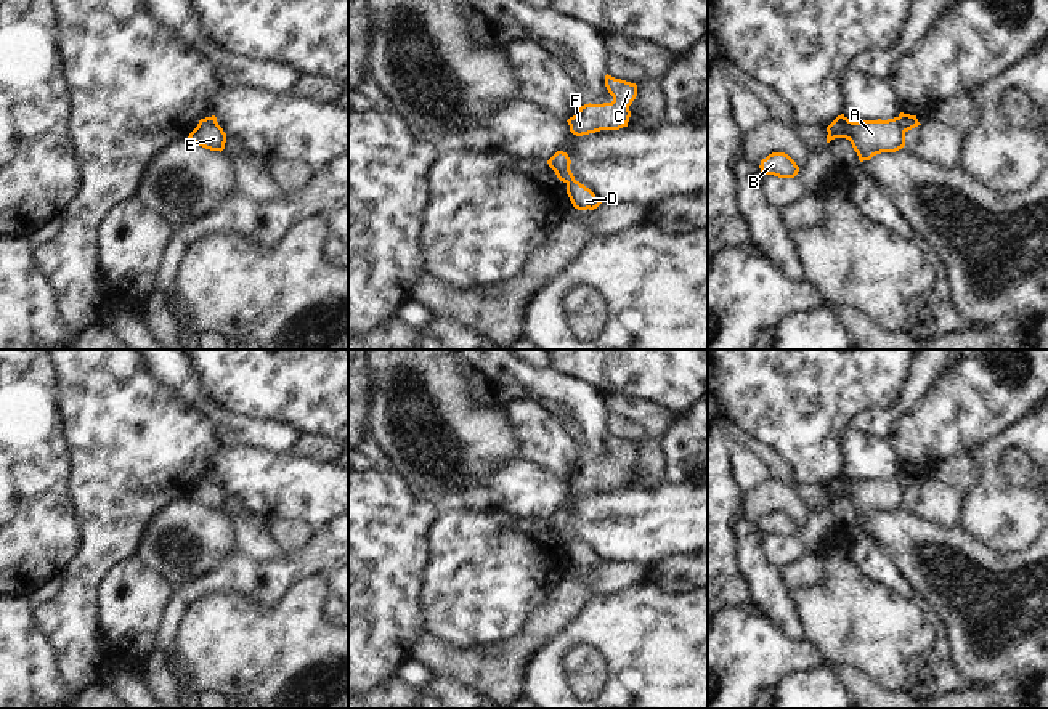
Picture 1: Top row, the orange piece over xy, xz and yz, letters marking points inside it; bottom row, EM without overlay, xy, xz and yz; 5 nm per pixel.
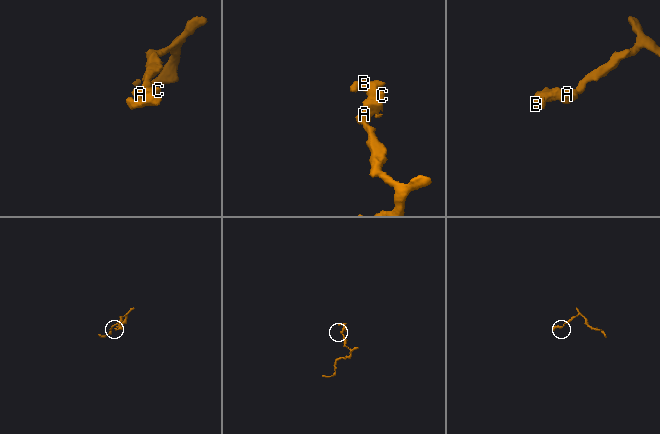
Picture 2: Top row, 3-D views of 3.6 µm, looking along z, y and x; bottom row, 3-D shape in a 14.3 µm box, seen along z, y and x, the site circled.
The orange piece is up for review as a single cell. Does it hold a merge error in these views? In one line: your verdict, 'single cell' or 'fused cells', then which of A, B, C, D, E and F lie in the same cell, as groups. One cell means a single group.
fused cells | A B C E F / D

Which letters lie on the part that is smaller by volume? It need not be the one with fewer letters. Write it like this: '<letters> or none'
A, B, C, E, F

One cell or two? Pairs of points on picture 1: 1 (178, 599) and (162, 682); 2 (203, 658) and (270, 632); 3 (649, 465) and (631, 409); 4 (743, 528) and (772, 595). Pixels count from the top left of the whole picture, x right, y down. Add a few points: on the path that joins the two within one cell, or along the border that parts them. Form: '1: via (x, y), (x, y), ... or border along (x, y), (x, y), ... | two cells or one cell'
1: border along (167, 664), (174, 677) | two cells
2: via (219, 647), (254, 647) | one cell
3: via (650, 451), (652, 429), (645, 422) | one cell
4: via (750, 544), (753, 565), (766, 579) | one cell

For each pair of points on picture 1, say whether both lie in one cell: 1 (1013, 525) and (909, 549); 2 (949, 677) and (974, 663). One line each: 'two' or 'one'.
1: two
2: two

